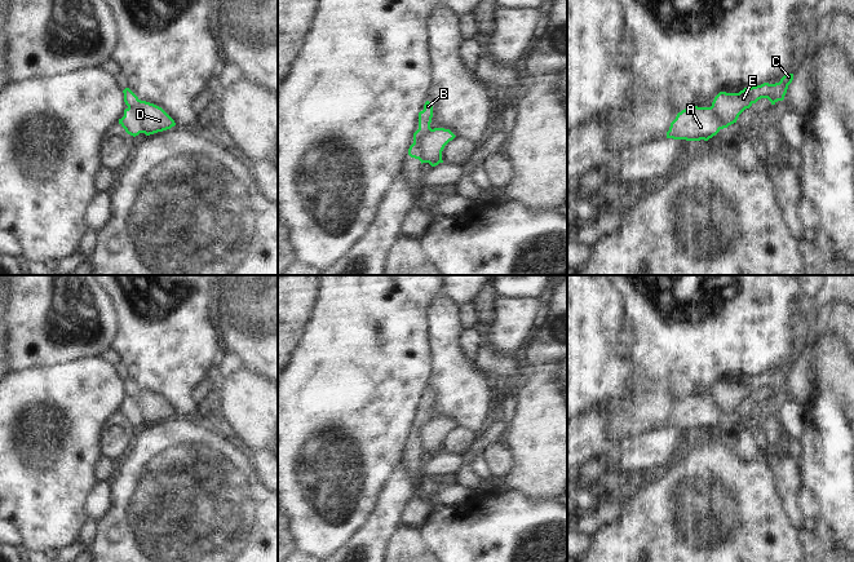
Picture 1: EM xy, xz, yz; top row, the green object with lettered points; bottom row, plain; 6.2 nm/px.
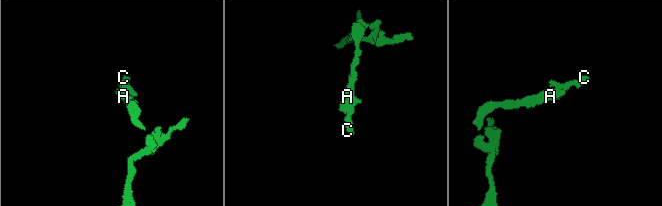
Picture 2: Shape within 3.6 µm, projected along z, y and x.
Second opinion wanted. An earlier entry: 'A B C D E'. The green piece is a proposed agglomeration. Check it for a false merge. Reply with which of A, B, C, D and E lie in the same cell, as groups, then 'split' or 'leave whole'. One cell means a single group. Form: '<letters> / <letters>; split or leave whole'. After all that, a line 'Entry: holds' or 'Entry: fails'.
A B / C D E; split
Entry: fails

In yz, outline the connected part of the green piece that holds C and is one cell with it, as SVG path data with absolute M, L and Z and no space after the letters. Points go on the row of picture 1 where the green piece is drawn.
M786 74L780 81L775 84L764 83L761 85L744 88L739 93L720 92L712 102L720 128L724 129L736 123L739 115L761 98L767 98L771 105L783 101L792 80L793 74Z

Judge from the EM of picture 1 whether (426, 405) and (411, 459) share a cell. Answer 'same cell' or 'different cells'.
same cell

